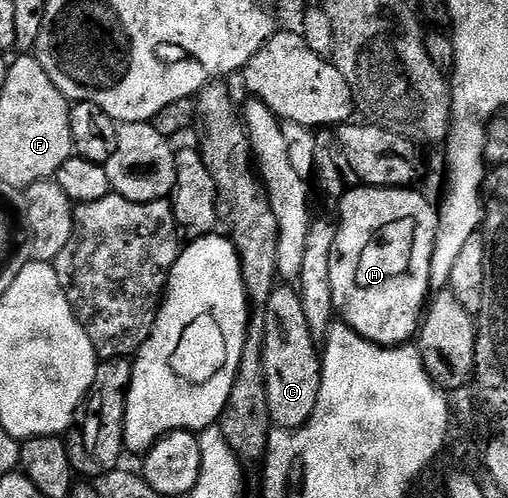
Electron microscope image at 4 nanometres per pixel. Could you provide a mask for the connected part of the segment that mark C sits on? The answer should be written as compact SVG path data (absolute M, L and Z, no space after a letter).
M275 287L272 298L266 303L266 349L264 350L264 374L268 386L268 410L271 421L279 428L303 428L316 410L316 398L320 394L322 362L312 330L304 319L304 306L298 297L297 287Z

